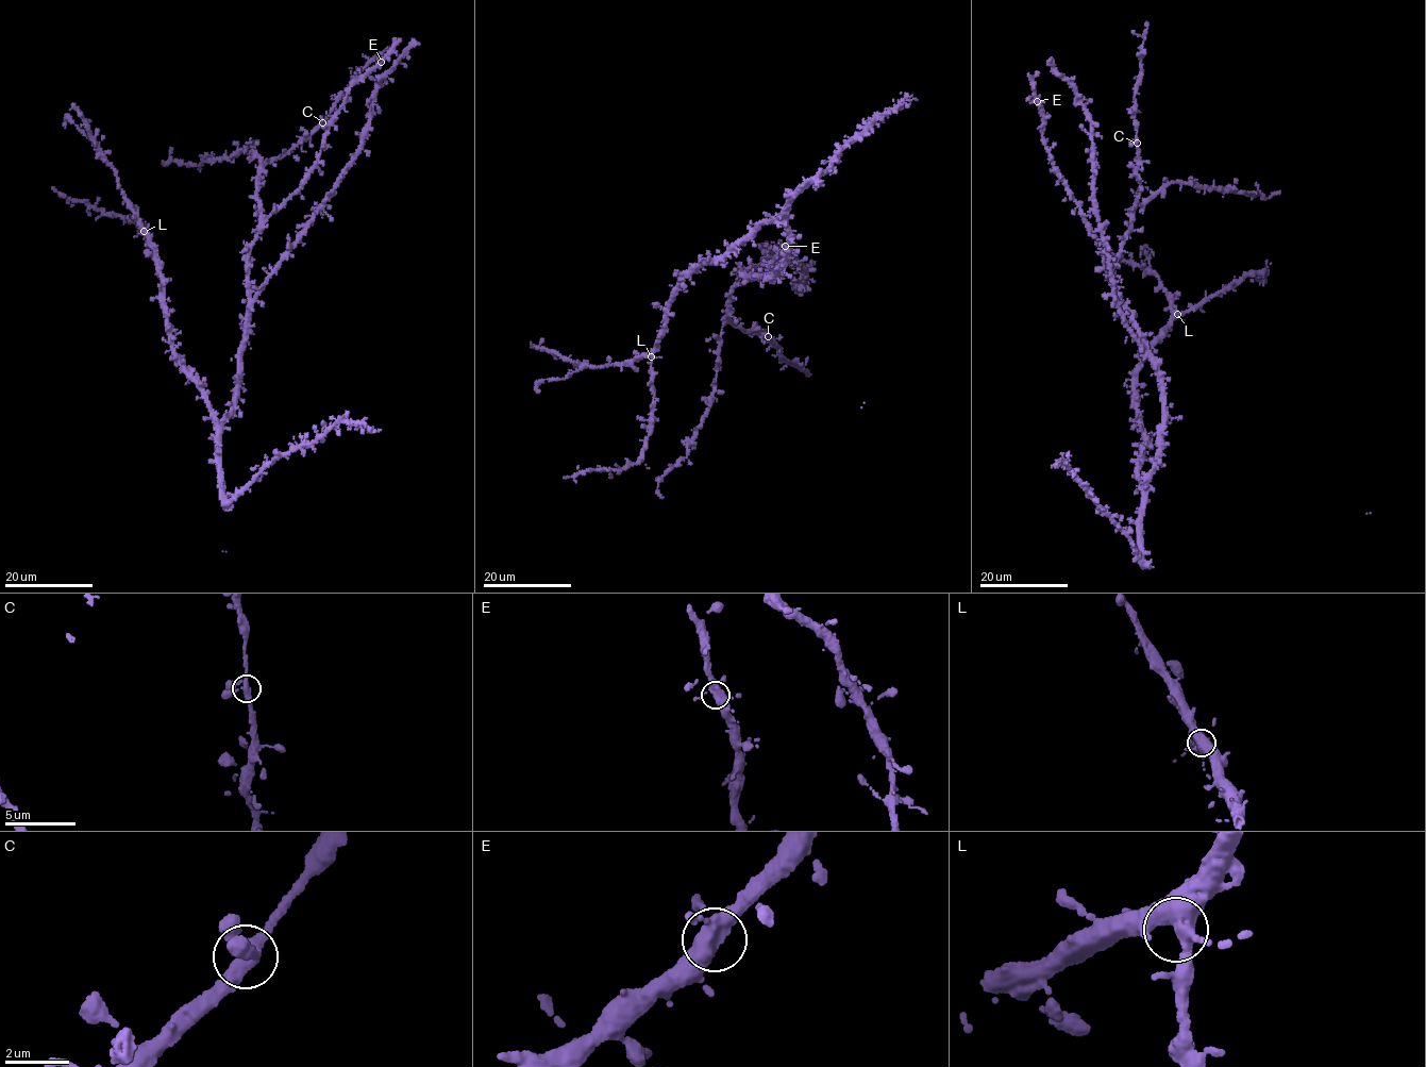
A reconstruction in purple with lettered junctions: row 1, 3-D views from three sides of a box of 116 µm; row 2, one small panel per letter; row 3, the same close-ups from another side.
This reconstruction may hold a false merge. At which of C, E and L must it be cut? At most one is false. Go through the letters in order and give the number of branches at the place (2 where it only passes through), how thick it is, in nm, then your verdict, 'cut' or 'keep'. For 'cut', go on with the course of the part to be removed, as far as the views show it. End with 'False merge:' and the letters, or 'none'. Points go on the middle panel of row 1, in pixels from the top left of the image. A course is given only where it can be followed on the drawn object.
C: 4 | 360 nm | keep
E: 4 | 380 nm | keep
L: 4 | 400 nm | keep
False merge: none

